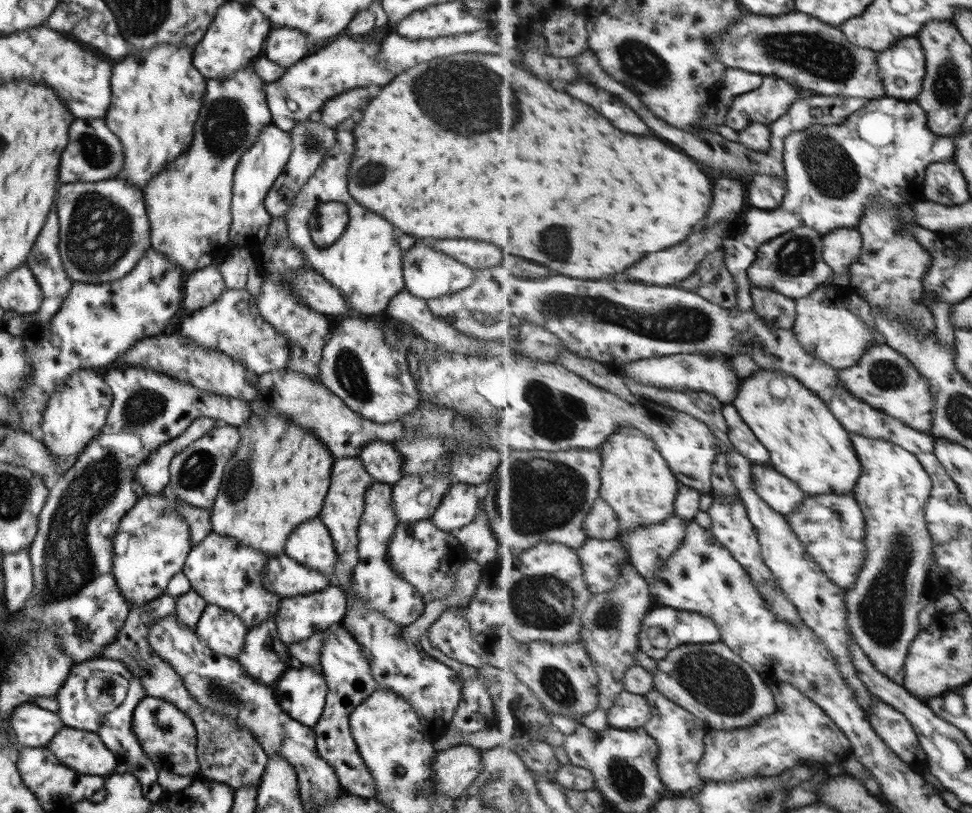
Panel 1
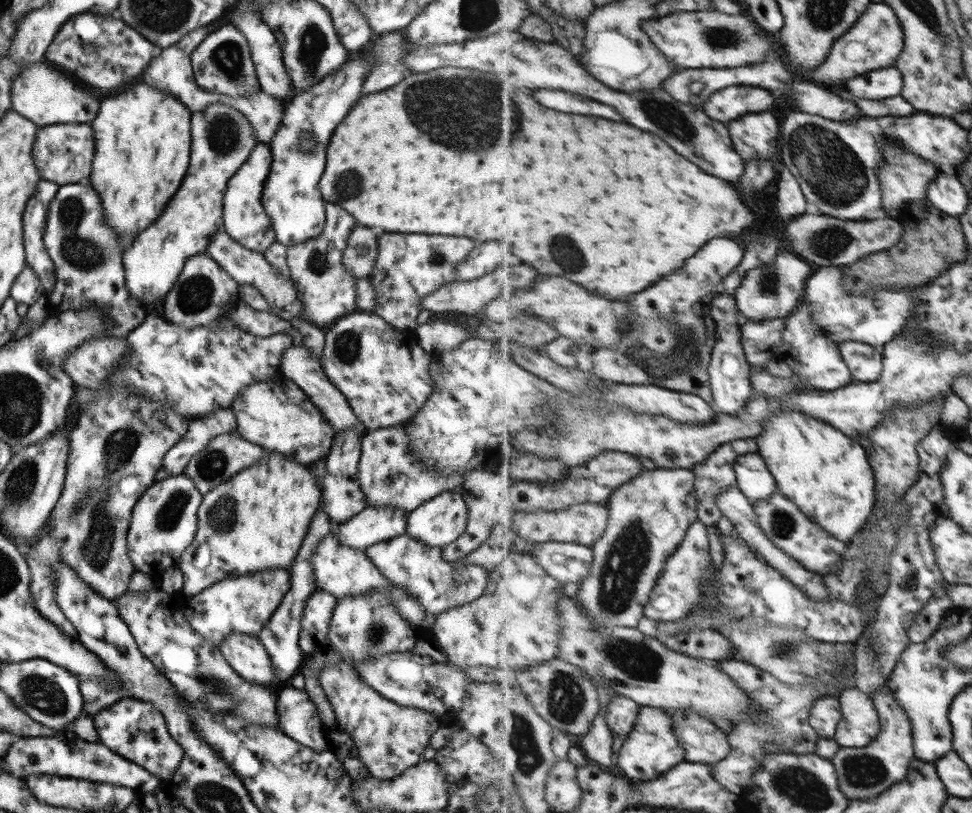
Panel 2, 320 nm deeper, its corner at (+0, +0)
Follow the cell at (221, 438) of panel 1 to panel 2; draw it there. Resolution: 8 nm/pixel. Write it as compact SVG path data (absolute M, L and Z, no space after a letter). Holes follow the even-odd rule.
M233 430L231 433L217 434L207 442L203 450L195 453L189 462L185 465L182 475L189 478L199 494L209 493L209 490L215 488L223 482L229 481L233 474L248 468L251 464L259 462L263 458L263 449L251 444L239 437L239 434Z

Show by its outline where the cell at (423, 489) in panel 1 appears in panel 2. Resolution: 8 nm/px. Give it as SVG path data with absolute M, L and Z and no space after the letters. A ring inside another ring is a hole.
M365 507L347 521L334 526L339 545L364 551L369 546L405 533L408 512L400 508Z

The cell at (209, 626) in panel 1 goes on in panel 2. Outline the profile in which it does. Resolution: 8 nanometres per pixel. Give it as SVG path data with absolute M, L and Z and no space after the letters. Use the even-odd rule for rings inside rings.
M232 632L220 642L216 650L243 680L267 687L273 684L273 688L278 688L270 656L256 637Z

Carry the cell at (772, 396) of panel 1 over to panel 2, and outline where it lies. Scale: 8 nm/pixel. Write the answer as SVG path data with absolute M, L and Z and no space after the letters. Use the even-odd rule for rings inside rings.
M781 411L773 415L763 423L763 434L755 440L760 448L760 456L765 459L768 469L777 480L779 492L796 502L821 528L828 530L835 538L851 544L854 536L869 521L877 505L877 477L869 462L868 450L839 429L801 411Z

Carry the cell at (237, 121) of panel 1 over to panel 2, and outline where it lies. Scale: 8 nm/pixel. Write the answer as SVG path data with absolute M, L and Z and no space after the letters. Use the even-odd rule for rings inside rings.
M220 102L208 104L203 112L190 115L190 146L188 167L185 178L181 180L179 190L173 194L169 204L165 205L161 216L155 218L153 224L147 226L134 238L132 245L122 252L124 270L124 286L131 298L140 301L142 307L158 304L164 294L173 286L177 275L181 272L186 258L205 253L212 234L223 229L222 196L228 178L245 162L250 150L257 144L252 135L249 121L238 111Z

